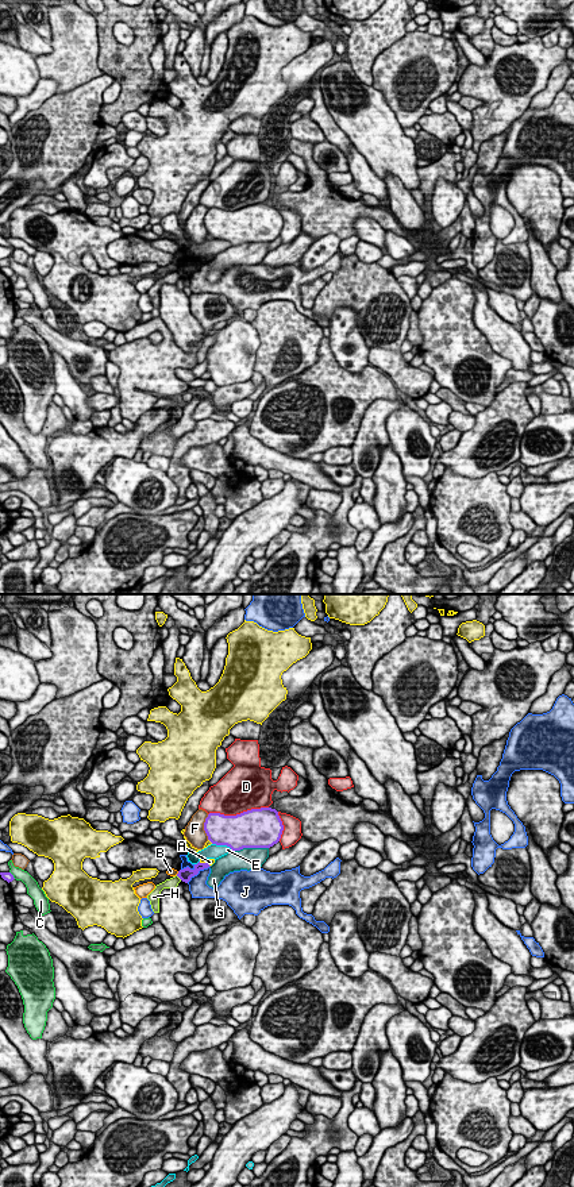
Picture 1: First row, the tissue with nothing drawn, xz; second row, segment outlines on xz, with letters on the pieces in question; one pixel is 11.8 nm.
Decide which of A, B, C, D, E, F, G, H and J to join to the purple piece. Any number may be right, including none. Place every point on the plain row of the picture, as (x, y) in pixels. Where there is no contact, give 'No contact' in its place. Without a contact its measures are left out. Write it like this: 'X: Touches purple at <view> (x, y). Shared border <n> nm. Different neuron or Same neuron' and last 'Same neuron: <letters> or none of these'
A: Touches purple at xz (204, 258). Shared border 150 nm. Different neuron
B: Touches purple at xz (178, 268). Shared border 60 nm. Different neuron
C: Touches purple at xz (12, 270). Shared border 120 nm. Different neuron
D: Touches purple at xz (238, 209). Shared border 750 nm. Different neuron
E: Touches purple at xz (222, 239). Shared border 260 nm. Different neuron
F: Touches purple at xz (204, 222). Shared border 300 nm. Different neuron
G: Touches purple at xz (249, 242). Shared border 460 nm. Different neuron
H: Touches purple at xz (178, 272). Shared border 100 nm. Different neuron
J: Touches purple at xz (197, 268). Shared border 340 nm. Different neuron
Same neuron: none of these

